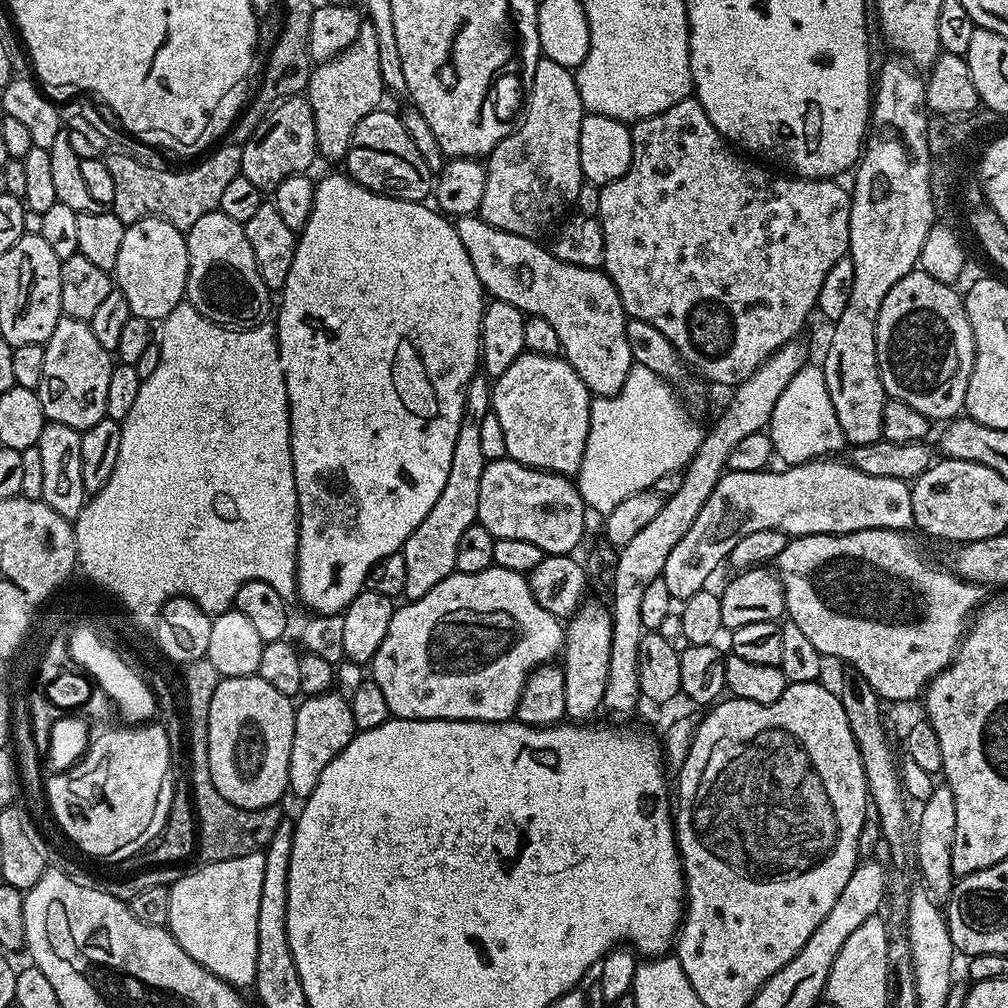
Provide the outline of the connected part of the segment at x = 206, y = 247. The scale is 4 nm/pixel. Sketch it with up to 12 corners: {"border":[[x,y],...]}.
{"border":[[219,210],[187,229],[187,303],[226,328],[274,296],[244,225]]}

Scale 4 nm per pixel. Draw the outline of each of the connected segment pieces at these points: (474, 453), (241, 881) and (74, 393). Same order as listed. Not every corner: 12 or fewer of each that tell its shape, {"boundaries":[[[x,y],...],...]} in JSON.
{"boundaries":[[[477,374],[450,478],[402,549],[405,601],[456,571],[465,530],[477,523],[486,463],[480,425],[492,384]],[[263,851],[168,888],[172,937],[231,988],[258,962]],[[64,316],[43,344],[45,417],[105,419],[114,360],[91,323]]]}

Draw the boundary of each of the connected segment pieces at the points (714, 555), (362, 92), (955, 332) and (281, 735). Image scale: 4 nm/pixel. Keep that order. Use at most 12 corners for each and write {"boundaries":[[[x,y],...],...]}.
{"boundaries":[[[838,458],[727,471],[670,550],[673,601],[756,530],[915,525],[911,485]],[[374,26],[313,67],[317,153],[343,161],[386,96]],[[913,270],[876,323],[885,393],[964,412],[976,357],[963,295]],[[258,674],[210,698],[210,778],[279,805],[297,705]]]}

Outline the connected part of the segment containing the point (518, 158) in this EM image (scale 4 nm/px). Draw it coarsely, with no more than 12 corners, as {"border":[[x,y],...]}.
{"border":[[530,68],[478,213],[533,238],[586,182],[573,69]]}

